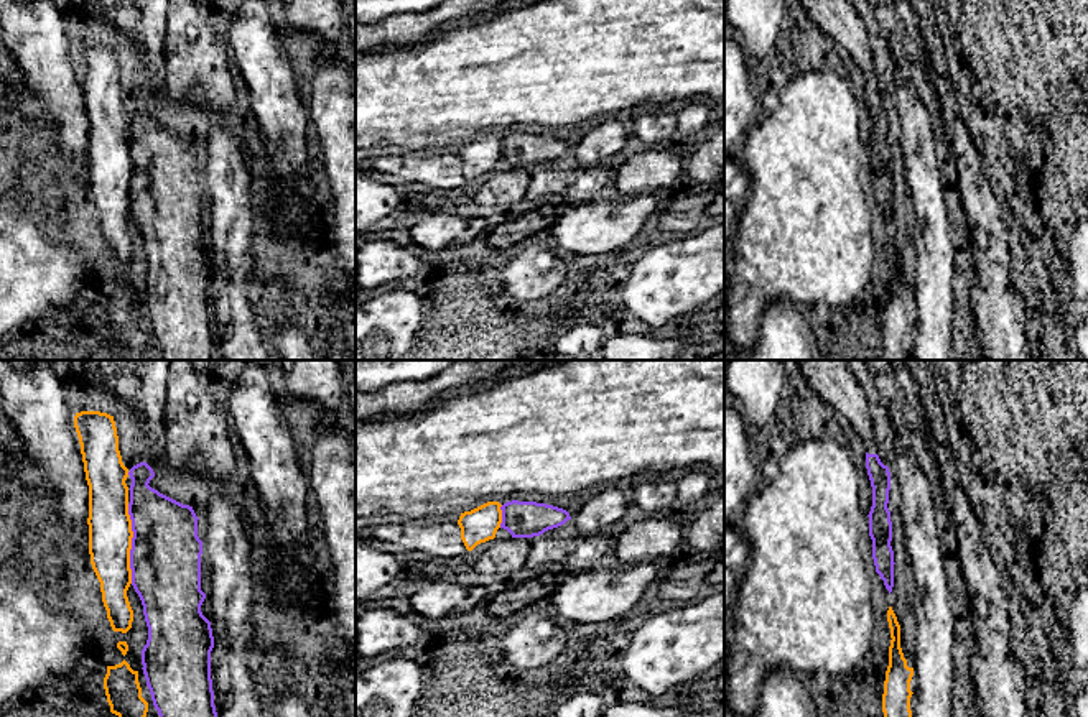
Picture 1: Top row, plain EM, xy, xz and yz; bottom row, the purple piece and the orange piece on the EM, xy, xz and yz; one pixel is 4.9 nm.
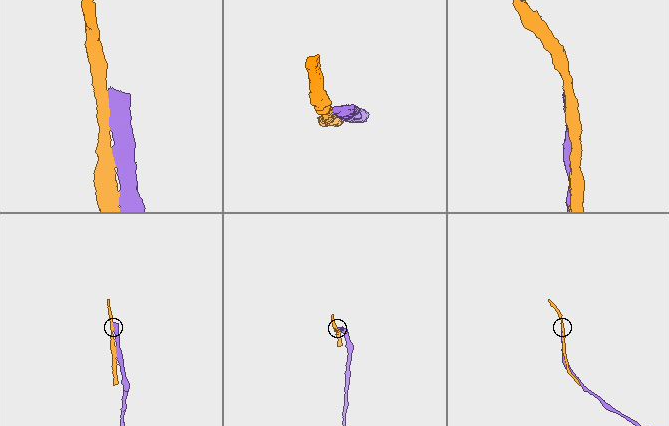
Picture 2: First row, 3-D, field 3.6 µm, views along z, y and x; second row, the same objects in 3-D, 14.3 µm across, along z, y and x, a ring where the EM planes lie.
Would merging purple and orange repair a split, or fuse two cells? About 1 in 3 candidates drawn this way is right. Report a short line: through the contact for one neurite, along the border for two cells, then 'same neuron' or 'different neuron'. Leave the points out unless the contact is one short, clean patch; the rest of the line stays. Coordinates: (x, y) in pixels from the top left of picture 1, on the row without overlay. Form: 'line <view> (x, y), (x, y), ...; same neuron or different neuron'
different neuron

